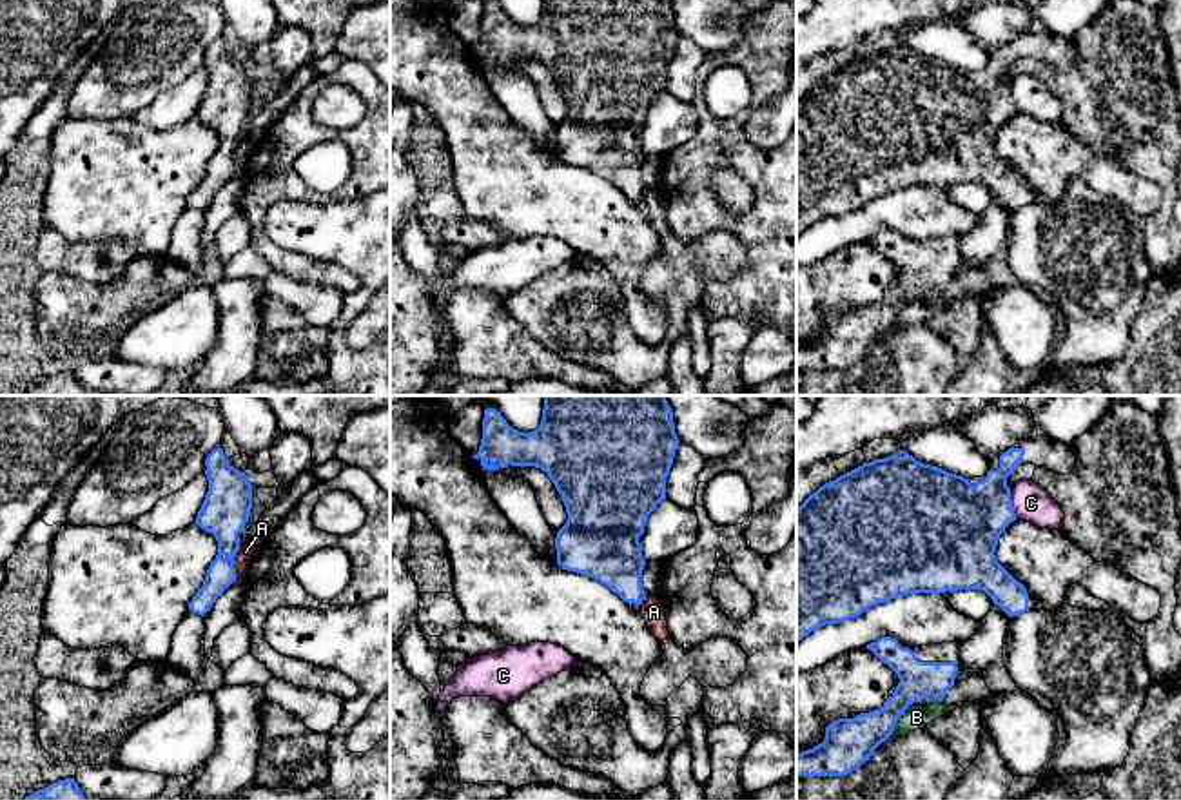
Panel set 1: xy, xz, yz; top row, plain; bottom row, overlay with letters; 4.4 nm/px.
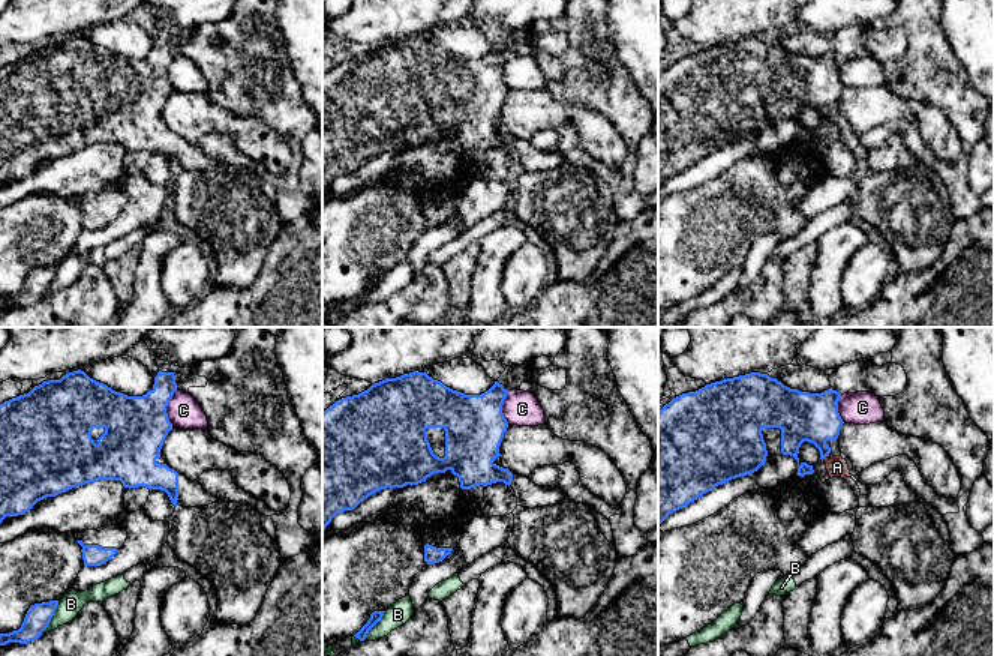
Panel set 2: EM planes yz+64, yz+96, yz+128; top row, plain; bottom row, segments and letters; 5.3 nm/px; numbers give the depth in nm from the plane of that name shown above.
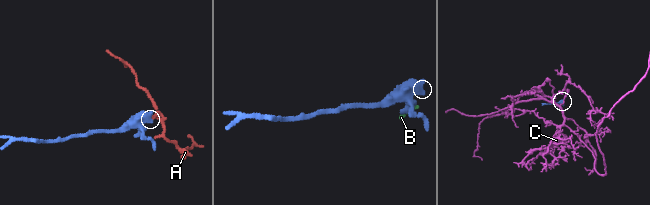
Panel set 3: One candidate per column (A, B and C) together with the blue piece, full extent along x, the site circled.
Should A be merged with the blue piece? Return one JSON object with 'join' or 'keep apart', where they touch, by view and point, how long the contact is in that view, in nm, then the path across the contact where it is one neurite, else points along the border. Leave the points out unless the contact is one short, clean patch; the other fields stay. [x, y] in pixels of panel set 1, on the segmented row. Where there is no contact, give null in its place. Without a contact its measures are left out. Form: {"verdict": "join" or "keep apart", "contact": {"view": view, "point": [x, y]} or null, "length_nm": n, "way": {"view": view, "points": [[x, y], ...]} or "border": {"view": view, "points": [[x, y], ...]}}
{"verdict": "keep apart", "contact": {"view": "xy", "point": [236, 552]}, "length_nm": 50, "border": {"view": "xy", "points": [[240, 546], [234, 556]]}}

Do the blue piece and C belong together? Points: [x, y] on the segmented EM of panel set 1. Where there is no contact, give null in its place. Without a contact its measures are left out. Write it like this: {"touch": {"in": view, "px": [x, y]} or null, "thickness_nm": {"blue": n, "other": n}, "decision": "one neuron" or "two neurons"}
{"touch": {"in": "yz", "px": [1011, 505]}, "thickness_nm": {"blue": 380, "other": 160}, "decision": "two neurons"}

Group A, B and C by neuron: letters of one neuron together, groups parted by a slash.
A B / C

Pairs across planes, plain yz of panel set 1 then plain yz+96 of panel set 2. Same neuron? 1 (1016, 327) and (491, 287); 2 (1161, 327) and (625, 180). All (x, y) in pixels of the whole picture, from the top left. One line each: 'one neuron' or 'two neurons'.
1: two neurons
2: two neurons

